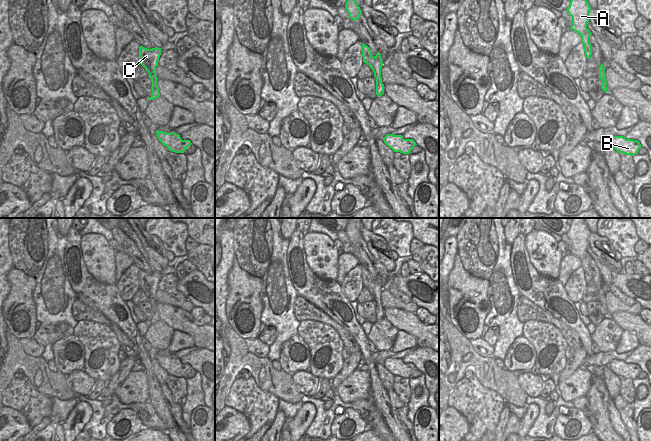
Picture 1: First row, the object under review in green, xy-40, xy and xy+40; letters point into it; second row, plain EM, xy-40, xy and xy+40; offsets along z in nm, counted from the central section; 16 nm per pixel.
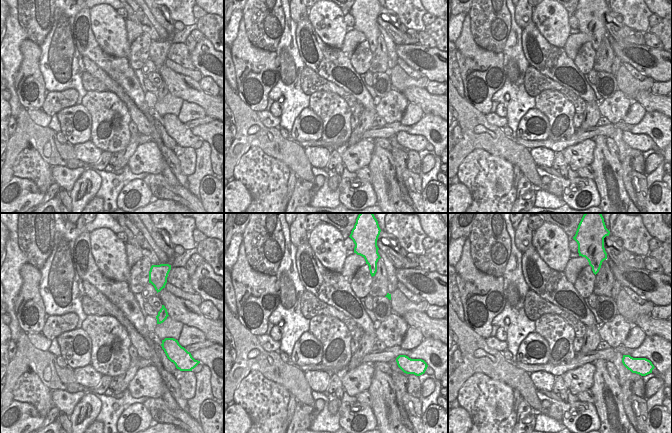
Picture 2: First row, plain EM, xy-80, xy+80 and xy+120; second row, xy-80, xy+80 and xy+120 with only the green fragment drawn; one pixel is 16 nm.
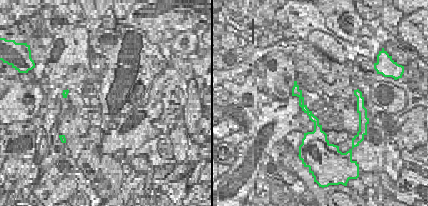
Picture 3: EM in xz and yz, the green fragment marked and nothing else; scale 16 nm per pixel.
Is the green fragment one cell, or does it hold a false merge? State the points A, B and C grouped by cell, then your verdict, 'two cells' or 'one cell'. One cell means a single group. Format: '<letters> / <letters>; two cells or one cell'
A B C; one cell

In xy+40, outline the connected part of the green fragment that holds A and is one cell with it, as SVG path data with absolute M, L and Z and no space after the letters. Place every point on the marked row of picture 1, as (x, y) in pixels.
M571 0L570 5L566 10L572 17L570 29L581 36L581 43L584 46L585 56L589 59L592 55L592 47L589 42L592 33L587 28L587 23L589 22L591 7L587 0Z

